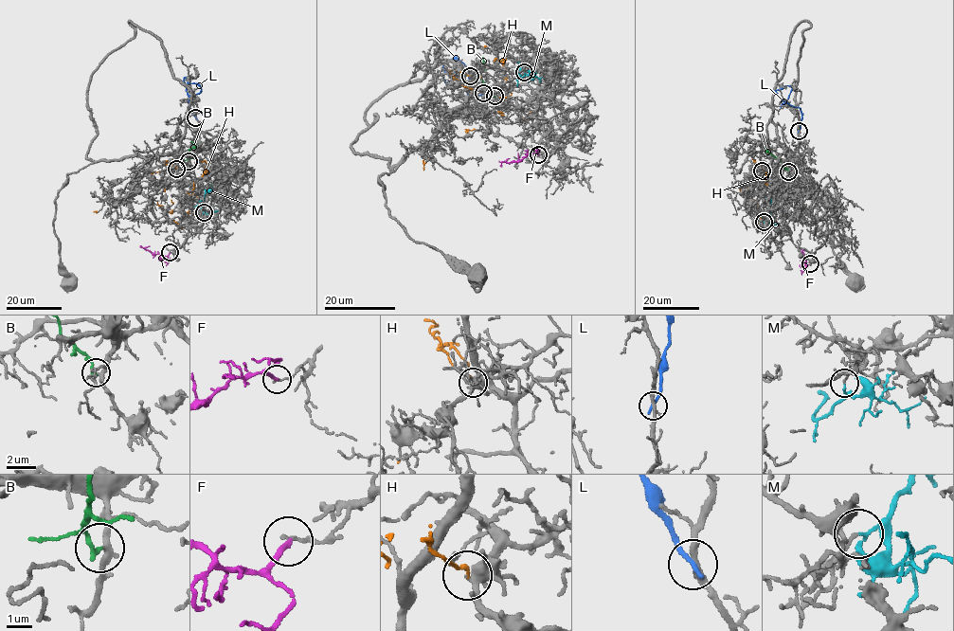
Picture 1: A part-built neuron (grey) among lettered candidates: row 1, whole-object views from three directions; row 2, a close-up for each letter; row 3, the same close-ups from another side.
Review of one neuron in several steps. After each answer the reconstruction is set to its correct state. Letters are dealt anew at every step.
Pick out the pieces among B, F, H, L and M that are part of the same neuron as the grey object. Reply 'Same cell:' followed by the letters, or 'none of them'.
Same cell: B

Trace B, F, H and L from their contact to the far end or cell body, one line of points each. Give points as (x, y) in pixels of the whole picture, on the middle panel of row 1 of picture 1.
B: (494, 97), (485, 87), (479, 76), (481, 57)
F: (538, 154), (531, 153), (518, 160), (502, 162), (500, 166)
H: (470, 76), (495, 59), (503, 61), (507, 97), (498, 112), (525, 118)
L: (483, 93), (473, 98), (467, 95), (467, 69), (457, 60), (444, 63), (442, 79), (446, 83), (458, 69)

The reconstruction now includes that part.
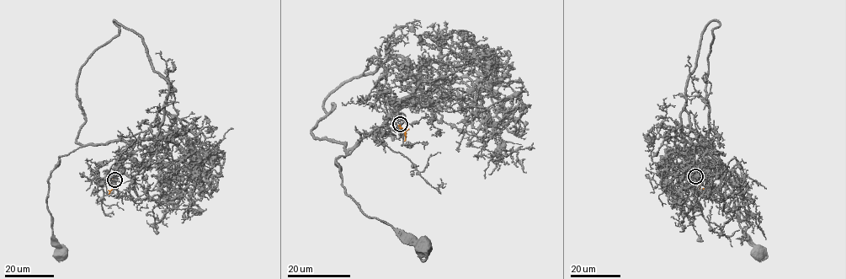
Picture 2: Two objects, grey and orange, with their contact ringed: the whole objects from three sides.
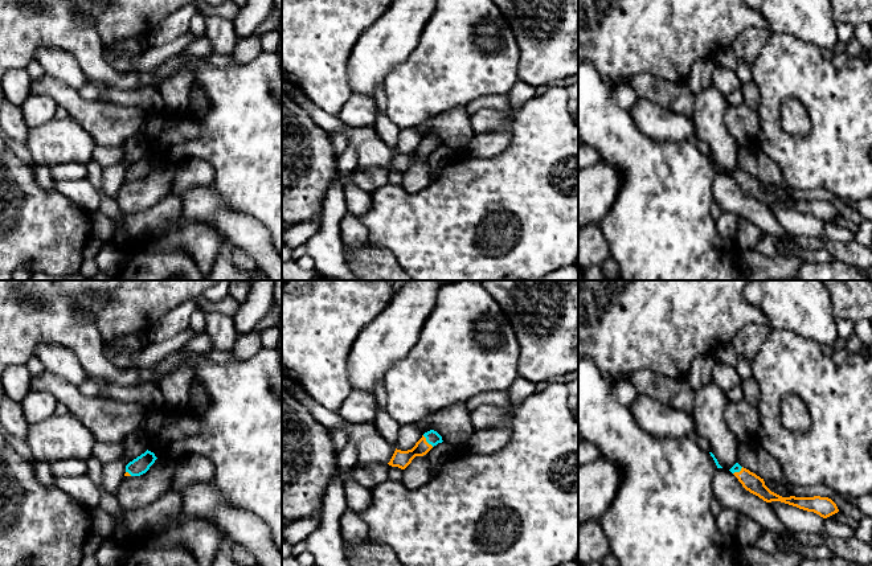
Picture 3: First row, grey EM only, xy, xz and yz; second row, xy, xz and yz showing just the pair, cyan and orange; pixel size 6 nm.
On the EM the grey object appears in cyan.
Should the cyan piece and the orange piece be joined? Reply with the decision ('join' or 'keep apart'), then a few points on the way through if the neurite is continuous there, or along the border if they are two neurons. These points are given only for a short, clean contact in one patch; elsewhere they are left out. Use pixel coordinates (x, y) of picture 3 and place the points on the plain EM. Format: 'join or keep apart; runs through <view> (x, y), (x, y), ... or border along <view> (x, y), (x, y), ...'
join; runs through xz (433, 142), (428, 146), (401, 163)

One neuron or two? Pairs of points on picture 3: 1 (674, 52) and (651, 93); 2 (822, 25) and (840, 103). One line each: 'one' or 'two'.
1: two
2: two

